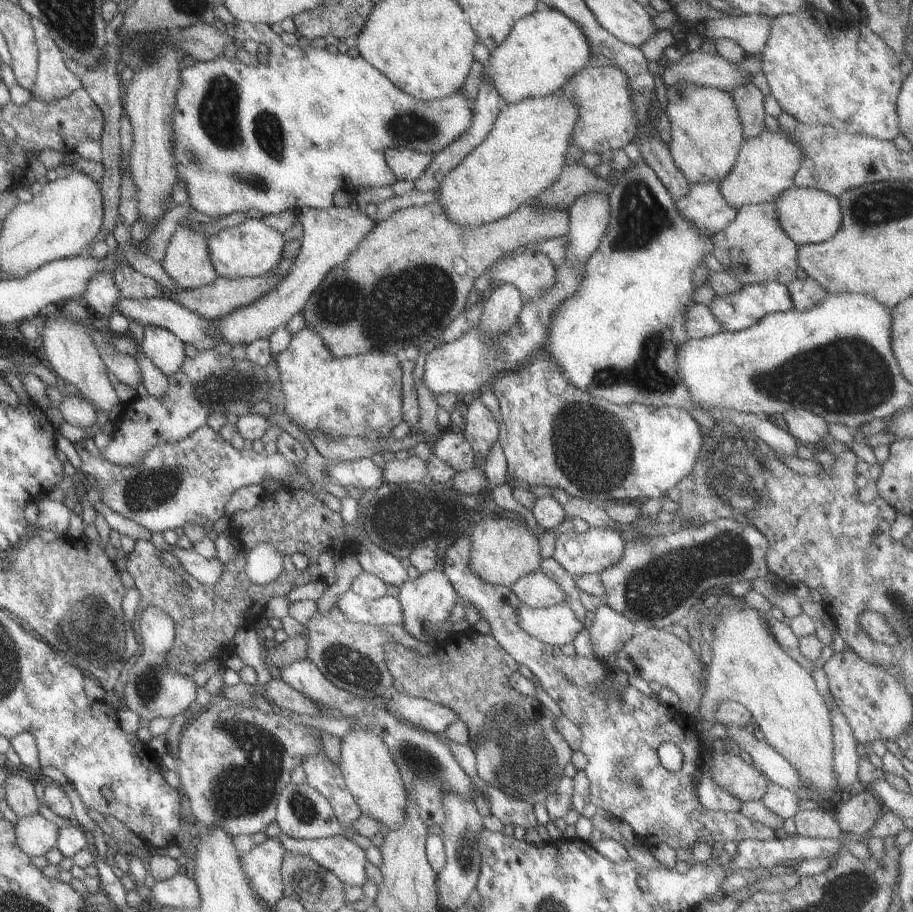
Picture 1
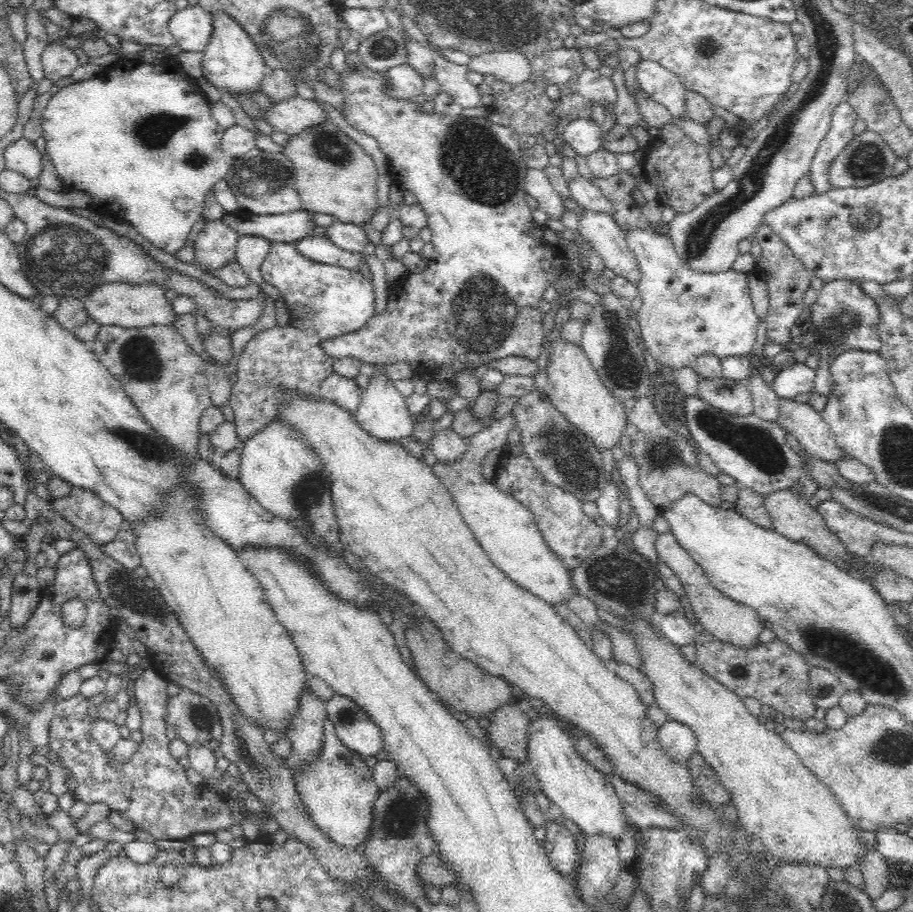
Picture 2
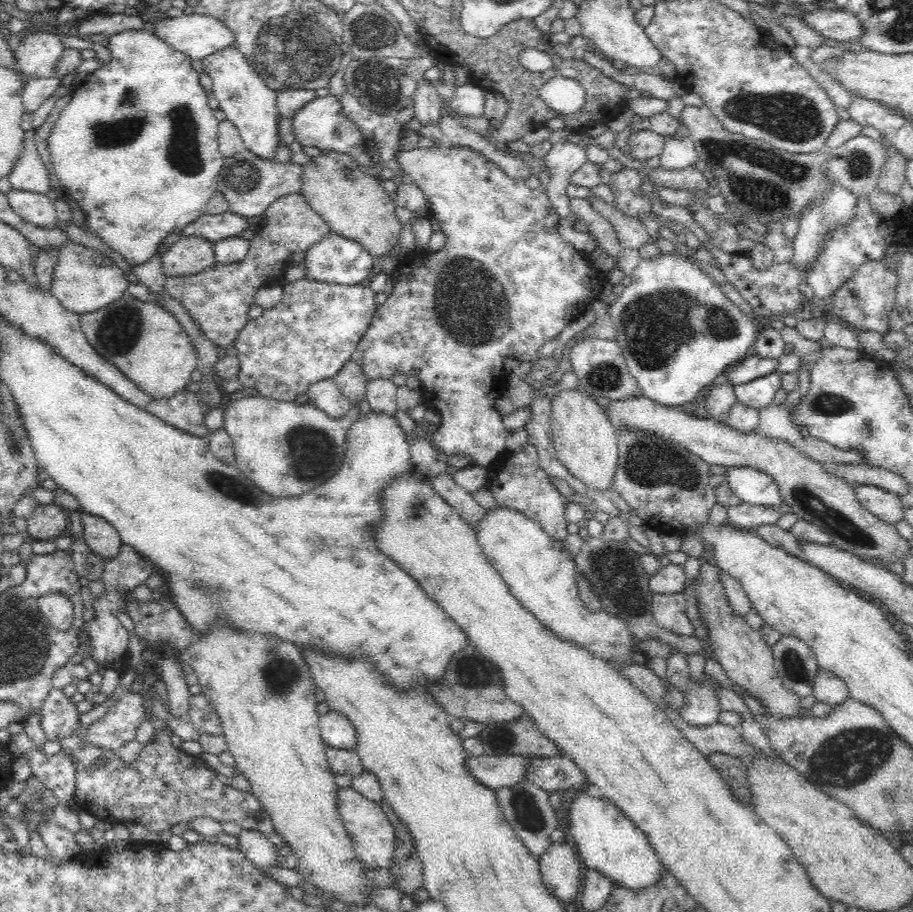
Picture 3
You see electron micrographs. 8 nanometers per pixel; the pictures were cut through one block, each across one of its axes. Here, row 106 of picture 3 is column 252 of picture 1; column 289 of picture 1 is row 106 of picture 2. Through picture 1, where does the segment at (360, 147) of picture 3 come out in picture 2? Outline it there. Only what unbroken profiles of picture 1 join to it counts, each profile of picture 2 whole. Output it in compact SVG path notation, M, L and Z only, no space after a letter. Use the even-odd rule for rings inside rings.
M299 95L278 102L270 101L263 110L263 118L272 130L287 135L300 133L328 119L315 100L304 100Z

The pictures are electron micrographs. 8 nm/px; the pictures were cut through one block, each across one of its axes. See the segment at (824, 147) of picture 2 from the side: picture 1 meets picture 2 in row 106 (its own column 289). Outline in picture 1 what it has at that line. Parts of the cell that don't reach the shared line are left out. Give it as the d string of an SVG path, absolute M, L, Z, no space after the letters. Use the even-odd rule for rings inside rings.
M280 833L278 840L284 850L311 858L347 886L361 886L366 879L364 851L344 836L338 834L315 840L293 840Z

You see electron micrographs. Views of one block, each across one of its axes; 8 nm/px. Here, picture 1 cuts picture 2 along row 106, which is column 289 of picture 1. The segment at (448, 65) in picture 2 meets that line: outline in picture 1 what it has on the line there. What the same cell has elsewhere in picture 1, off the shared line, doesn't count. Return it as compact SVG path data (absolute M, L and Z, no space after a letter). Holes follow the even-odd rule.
M207 425L197 428L189 436L185 436L183 440L178 442L161 442L161 444L151 446L143 454L139 464L133 464L133 466L118 466L106 462L98 454L98 449L95 448L94 440L91 437L77 440L73 444L73 448L75 448L75 453L80 459L80 466L77 471L99 486L99 500L107 508L111 508L113 512L133 521L149 533L162 533L167 529L173 531L175 528L183 526L185 522L195 522L201 527L205 522L215 523L222 517L225 502L237 488L251 483L261 484L265 478L269 477L279 482L286 478L291 480L299 471L302 463L298 461L289 462L277 452L271 456L264 456L262 453L255 453L252 449L236 450L229 442L223 440L218 432L214 432Z

